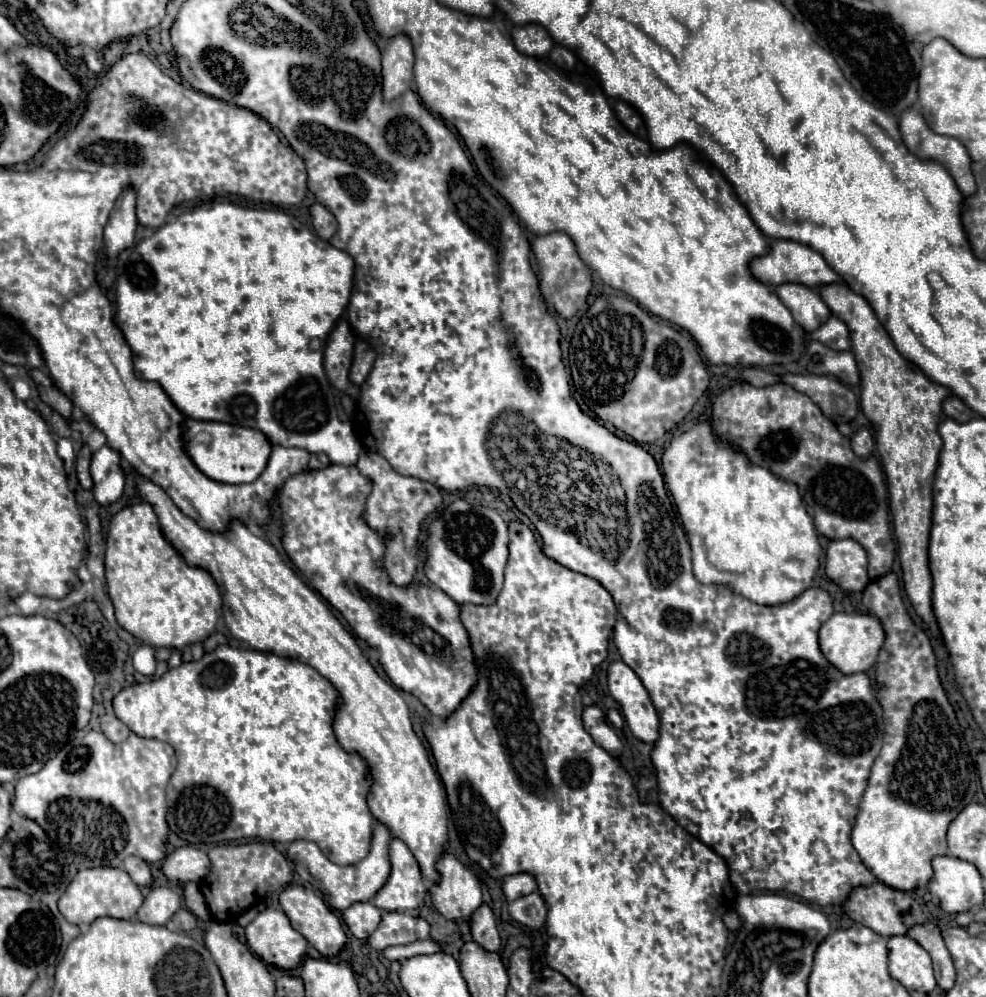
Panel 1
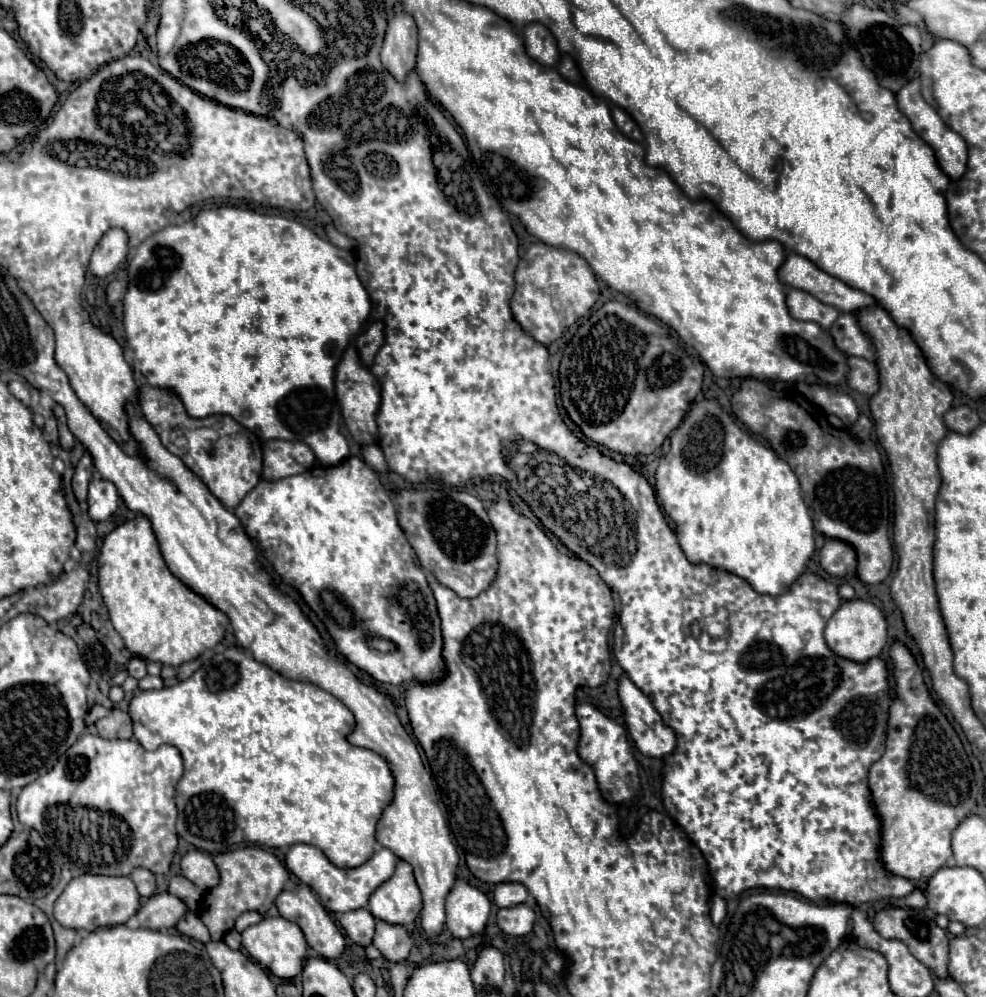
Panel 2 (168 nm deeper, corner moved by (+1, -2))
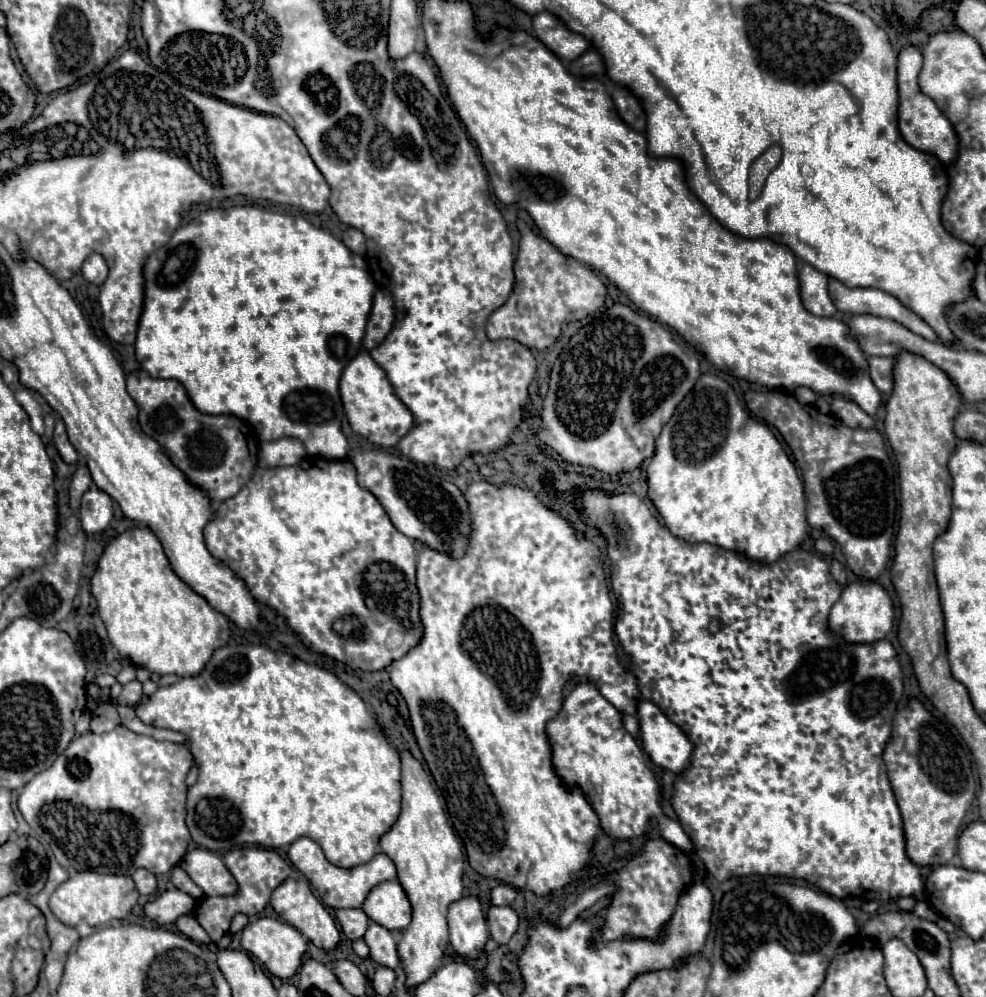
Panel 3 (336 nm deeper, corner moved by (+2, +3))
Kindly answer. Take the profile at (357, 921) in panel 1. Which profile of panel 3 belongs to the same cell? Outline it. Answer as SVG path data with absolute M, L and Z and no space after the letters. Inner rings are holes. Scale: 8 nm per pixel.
M337 909L335 917L347 939L361 939L369 927L369 917L363 909Z

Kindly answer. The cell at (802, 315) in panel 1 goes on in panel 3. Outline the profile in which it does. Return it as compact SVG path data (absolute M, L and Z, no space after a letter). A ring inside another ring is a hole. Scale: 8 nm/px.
M803 265L799 271L799 293L803 307L819 317L833 317L837 313L827 293L827 275L815 271L811 265Z

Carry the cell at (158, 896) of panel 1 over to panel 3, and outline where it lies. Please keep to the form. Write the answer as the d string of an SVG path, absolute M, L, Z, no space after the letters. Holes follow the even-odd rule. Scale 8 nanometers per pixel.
M167 889L165 893L147 901L143 905L143 911L145 911L145 917L157 921L159 925L169 925L177 917L191 913L193 907L195 907L193 897L189 897L187 893L183 893L179 889Z

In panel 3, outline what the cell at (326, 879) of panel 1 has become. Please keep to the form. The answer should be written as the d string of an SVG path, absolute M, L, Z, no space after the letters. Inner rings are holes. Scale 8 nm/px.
M301 837L297 839L295 843L291 843L289 847L289 859L291 863L309 879L309 883L317 889L321 901L327 905L327 907L333 907L333 909L339 909L339 907L361 907L367 893L381 881L387 881L387 879L395 879L397 877L397 869L393 867L393 861L385 855L385 853L377 853L369 863L365 865L357 865L357 867L351 867L351 869L343 869L343 867L337 867L333 863L329 863L321 851L321 847L309 839L309 837Z

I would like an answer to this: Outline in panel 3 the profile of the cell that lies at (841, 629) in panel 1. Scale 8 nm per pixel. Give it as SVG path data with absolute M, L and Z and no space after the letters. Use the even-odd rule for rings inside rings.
M849 583L829 613L829 631L849 639L849 643L881 641L893 627L893 603L877 583Z

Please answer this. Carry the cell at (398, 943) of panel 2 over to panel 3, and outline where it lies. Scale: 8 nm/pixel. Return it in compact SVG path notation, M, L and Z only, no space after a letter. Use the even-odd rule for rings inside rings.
M371 923L367 933L365 933L365 943L371 949L371 959L395 969L399 965L399 955L397 955L397 941L389 929L385 929L379 923Z

